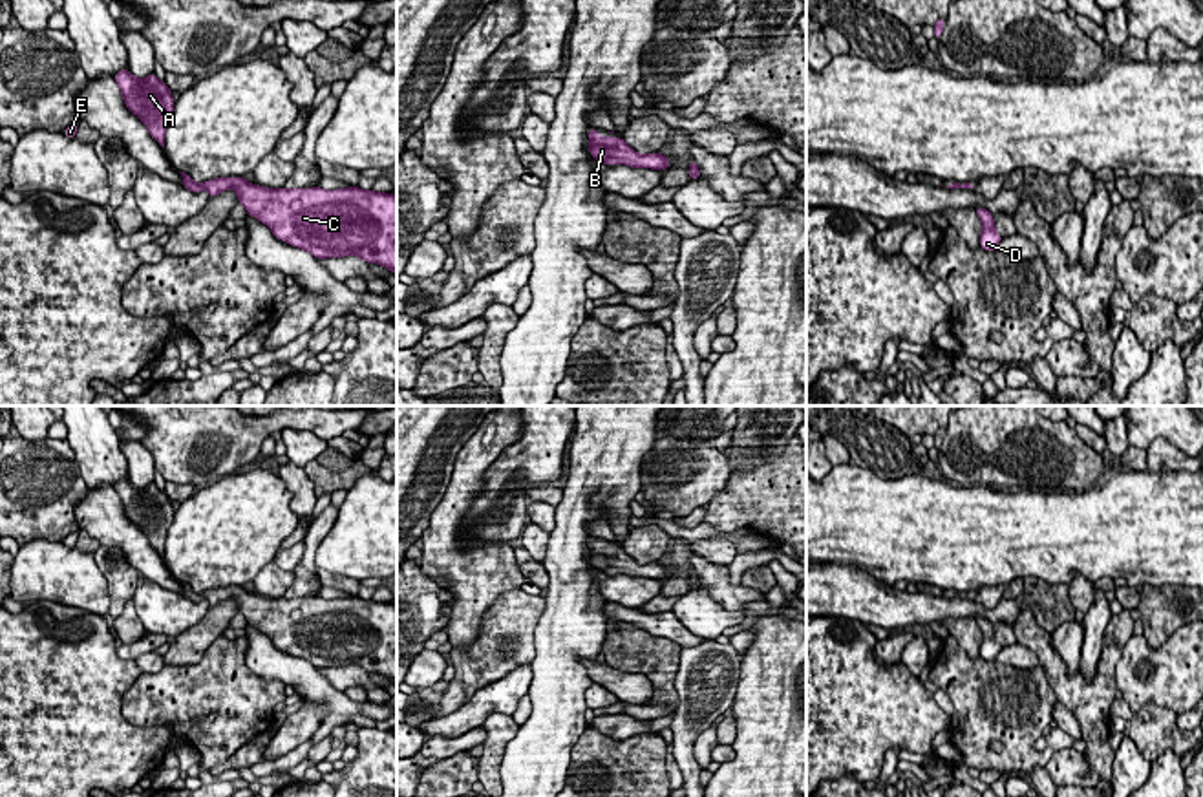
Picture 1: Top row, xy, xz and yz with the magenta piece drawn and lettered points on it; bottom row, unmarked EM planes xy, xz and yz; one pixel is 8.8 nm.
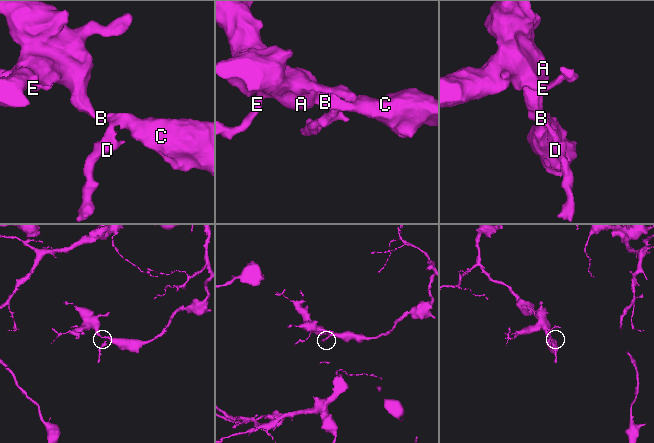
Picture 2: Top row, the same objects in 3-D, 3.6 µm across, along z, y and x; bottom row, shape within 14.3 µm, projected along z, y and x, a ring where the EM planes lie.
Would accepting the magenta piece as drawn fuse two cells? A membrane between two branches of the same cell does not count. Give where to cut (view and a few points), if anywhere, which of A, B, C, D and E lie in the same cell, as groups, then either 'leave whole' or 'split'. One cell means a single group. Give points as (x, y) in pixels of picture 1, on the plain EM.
no cut | A B C D E | leave whole

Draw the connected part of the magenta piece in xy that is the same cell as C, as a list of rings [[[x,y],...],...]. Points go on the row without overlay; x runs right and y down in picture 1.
[[[185,581],[183,596],[197,603],[203,598],[210,607],[234,598],[238,612],[241,612],[249,625],[265,632],[274,647],[307,660],[318,669],[358,665],[367,673],[378,673],[397,684],[397,605],[362,600],[358,596],[324,600],[314,598],[265,598],[250,594],[245,587],[219,587],[197,594]]]

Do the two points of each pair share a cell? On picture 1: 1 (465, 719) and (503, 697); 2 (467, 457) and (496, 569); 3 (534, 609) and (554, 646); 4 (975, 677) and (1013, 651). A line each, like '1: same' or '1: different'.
1: same
2: same
3: different
4: different

